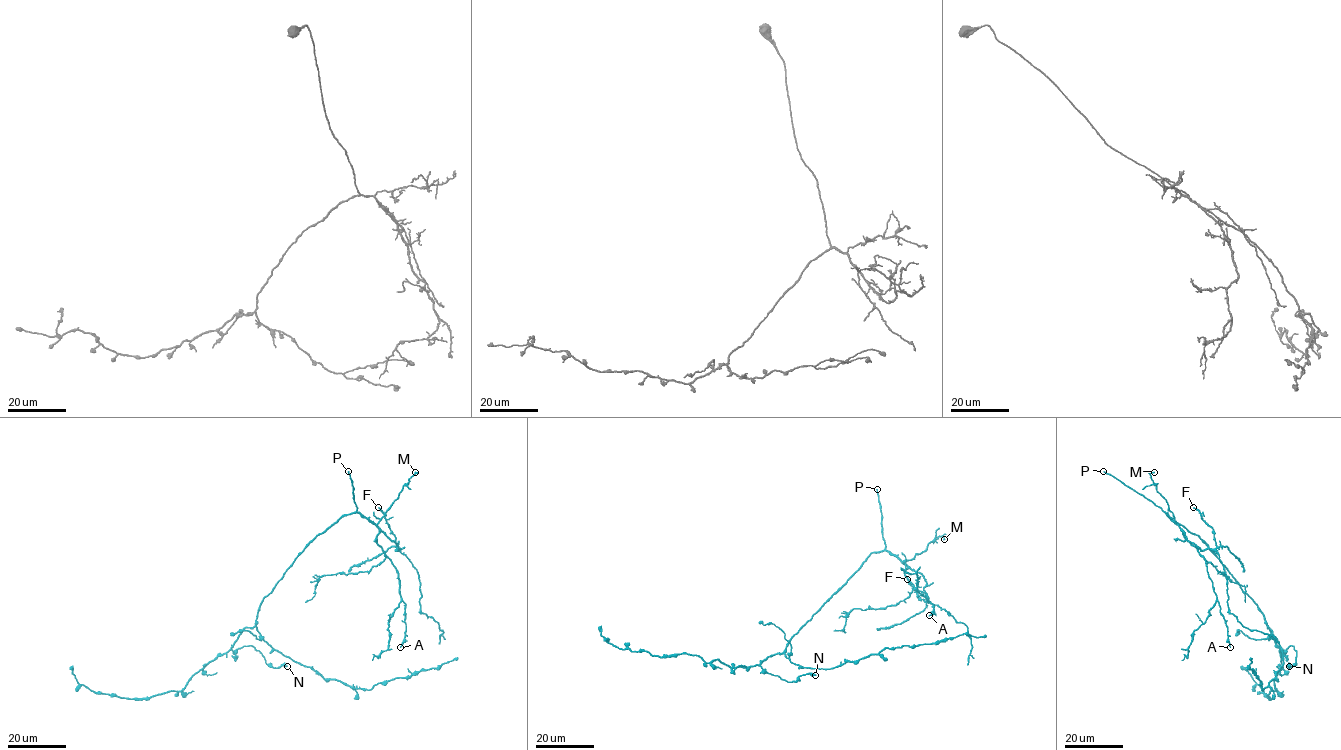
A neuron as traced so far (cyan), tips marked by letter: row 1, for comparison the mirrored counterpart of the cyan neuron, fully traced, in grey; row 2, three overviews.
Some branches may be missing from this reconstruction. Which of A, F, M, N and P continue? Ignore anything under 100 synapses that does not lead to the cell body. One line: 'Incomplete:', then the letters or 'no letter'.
Incomplete: P

